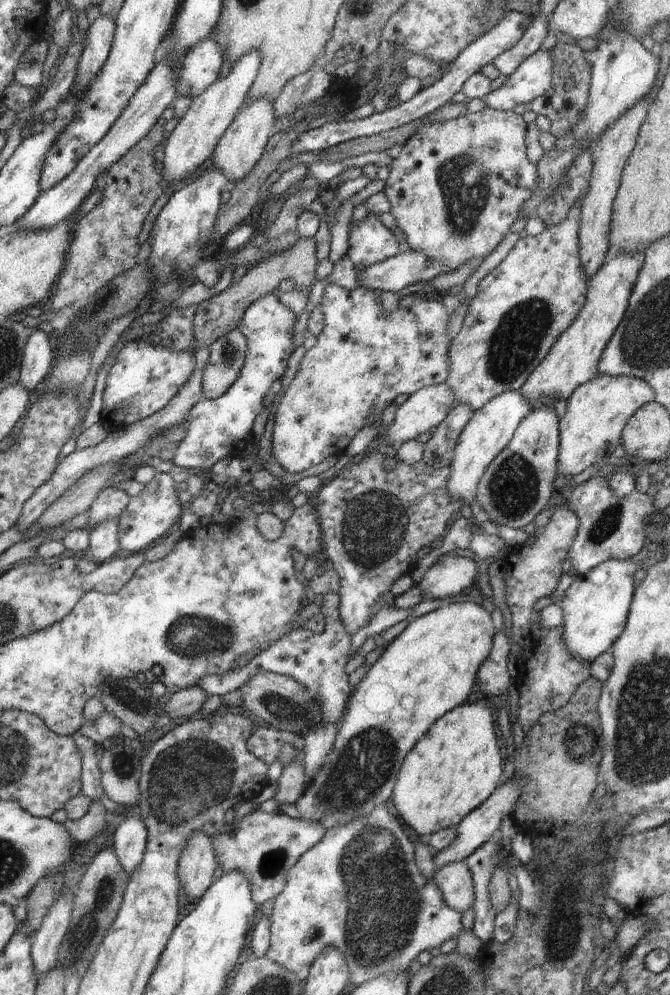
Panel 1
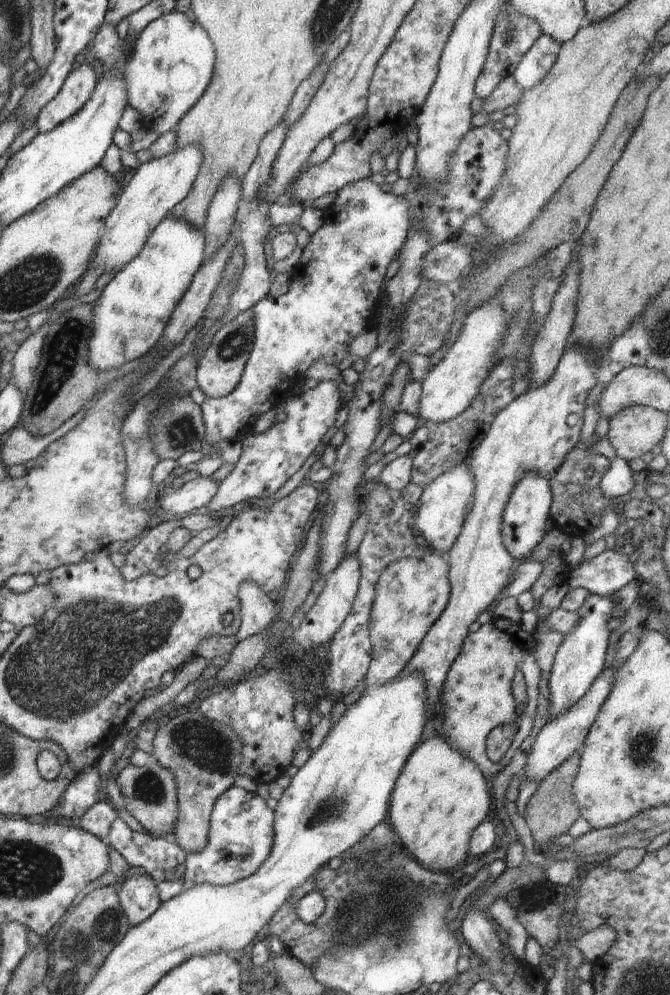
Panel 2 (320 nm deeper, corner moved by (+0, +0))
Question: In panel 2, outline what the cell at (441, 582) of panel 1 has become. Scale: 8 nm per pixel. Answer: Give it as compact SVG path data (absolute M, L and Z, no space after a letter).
M432 550L423 557L400 559L382 569L368 621L373 660L365 674L367 688L398 678L414 656L449 601L451 586L448 571L446 560Z

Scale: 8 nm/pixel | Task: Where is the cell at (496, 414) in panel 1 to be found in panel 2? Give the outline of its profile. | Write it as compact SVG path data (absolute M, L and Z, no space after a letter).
M466 459L463 461L462 465L457 465L456 468L450 469L448 472L441 474L432 484L429 484L421 494L420 497L420 508L416 513L414 520L412 520L412 527L418 536L422 537L423 540L428 542L431 547L428 550L432 550L433 552L448 552L454 541L458 538L460 531L462 530L462 525L465 519L466 514L466 506L468 506L468 502L472 500L472 495L474 492L474 481L472 473L468 470L467 462L469 460Z

